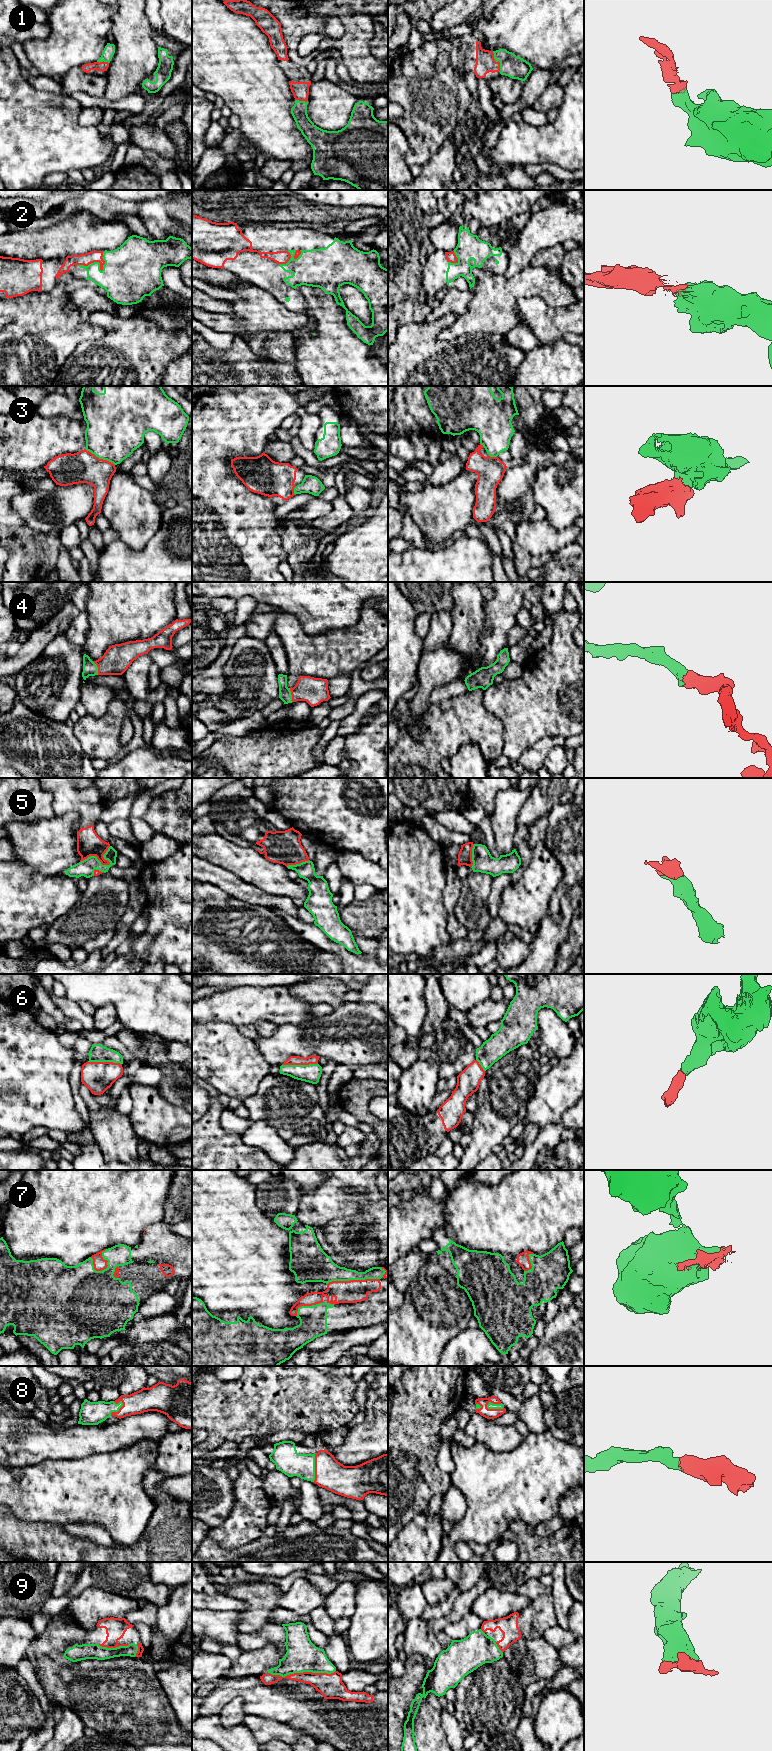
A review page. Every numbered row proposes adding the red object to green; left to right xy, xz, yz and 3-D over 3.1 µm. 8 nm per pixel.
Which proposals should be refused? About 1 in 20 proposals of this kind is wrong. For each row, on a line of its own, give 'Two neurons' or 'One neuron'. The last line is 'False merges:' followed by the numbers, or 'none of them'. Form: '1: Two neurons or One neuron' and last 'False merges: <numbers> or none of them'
1: One neuron
2: One neuron
3: Two neurons
4: One neuron
5: One neuron
6: One neuron
7: One neuron
8: One neuron
9: One neuron
False merges: 3

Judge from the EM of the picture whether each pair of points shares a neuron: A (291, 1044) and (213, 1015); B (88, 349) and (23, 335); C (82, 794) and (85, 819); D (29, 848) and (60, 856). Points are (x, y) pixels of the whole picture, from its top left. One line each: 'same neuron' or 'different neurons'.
A: different neurons
B: different neurons
C: same neuron
D: same neuron

